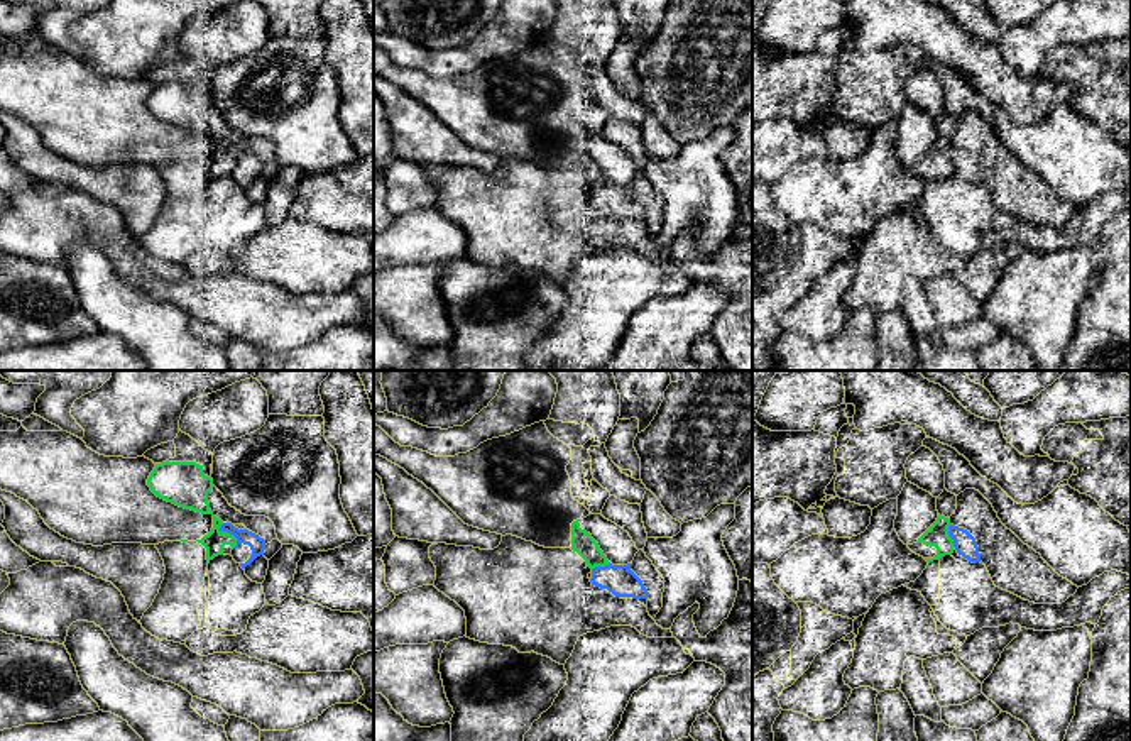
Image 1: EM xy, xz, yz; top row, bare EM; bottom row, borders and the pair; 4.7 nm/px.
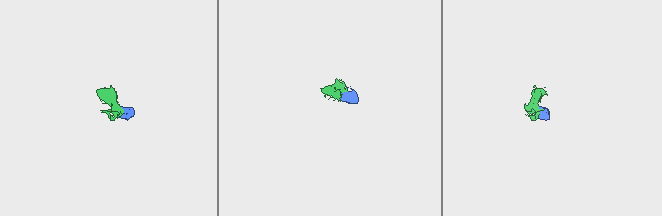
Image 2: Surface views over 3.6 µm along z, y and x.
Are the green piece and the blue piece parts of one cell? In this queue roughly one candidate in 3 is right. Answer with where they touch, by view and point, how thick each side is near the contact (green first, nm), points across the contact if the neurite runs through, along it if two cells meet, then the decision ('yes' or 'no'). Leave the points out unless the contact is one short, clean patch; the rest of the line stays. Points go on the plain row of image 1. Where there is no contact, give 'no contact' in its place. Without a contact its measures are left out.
xy (229, 154) | 100/80 nm | no

